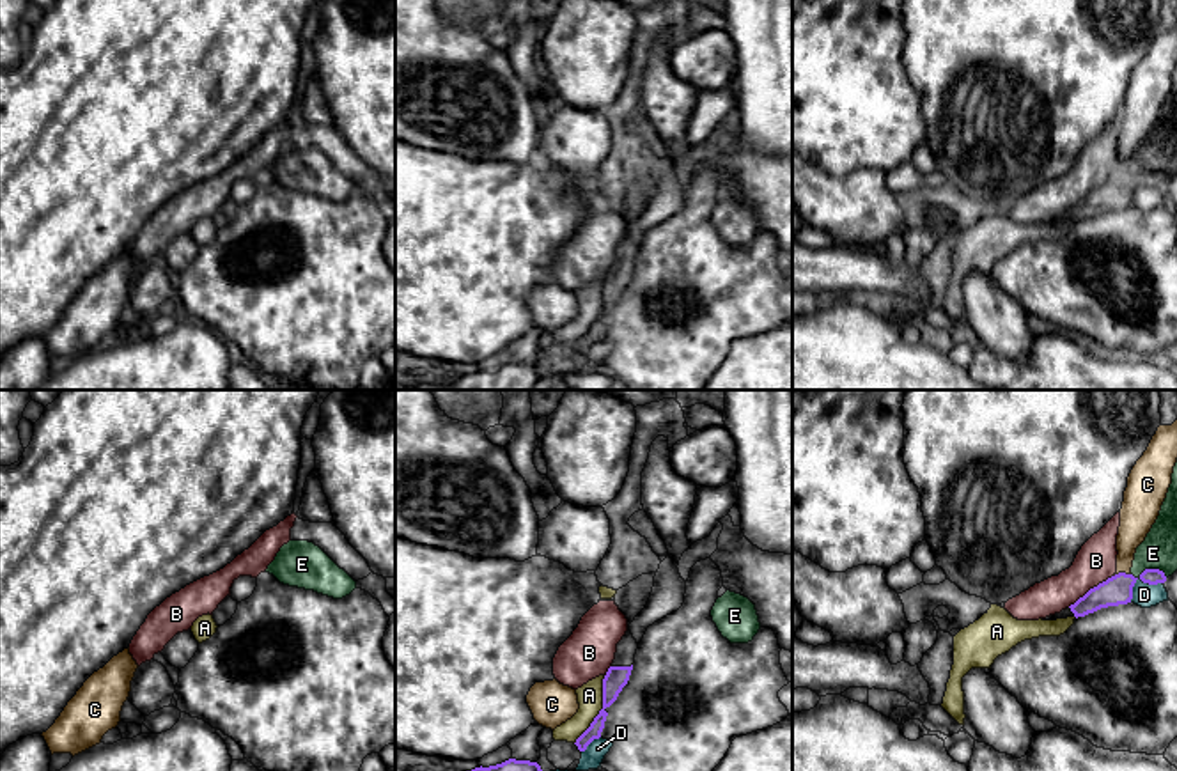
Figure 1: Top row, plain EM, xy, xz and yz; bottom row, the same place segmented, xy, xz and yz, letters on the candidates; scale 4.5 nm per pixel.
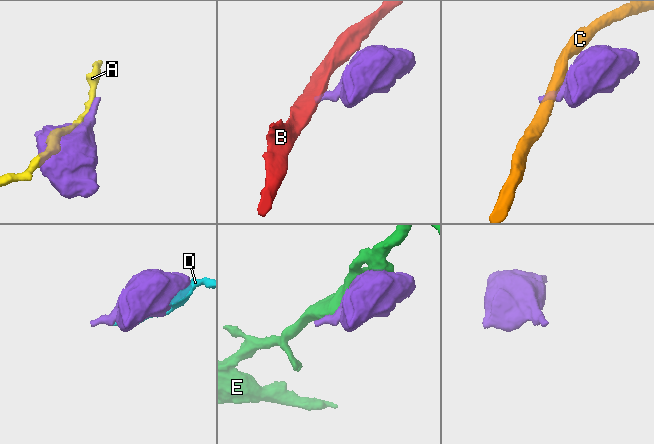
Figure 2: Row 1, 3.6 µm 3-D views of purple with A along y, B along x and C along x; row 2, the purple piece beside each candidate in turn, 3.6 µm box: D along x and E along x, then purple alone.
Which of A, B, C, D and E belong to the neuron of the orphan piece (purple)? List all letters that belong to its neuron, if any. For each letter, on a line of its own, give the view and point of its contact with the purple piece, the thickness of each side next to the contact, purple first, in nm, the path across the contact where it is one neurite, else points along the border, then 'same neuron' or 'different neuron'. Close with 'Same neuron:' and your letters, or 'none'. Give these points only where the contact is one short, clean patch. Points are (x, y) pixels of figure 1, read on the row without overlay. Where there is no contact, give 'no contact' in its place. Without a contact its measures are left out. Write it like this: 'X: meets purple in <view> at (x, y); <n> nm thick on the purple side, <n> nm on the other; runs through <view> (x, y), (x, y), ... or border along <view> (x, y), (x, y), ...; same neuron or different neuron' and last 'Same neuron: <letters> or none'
A: meets purple in xz at (601, 312); 100 nm thick on the purple side, 110 nm on the other; different neuron
B: meets purple in yz at (1091, 192); 130 nm thick on the purple side, 180 nm on the other; border along yz (1115, 178), (1091, 190), (1067, 210); different neuron
C: meets purple in yz at (1122, 176); 130 nm thick on the purple side, 150 nm on the other; different neuron
D: meets purple in yz at (1137, 181); 130 nm thick on the purple side, 110 nm on the other; different neuron
E: meets purple in yz at (1149, 172); 80 nm thick on the purple side, 160 nm on the other; different neuron
Same neuron: none

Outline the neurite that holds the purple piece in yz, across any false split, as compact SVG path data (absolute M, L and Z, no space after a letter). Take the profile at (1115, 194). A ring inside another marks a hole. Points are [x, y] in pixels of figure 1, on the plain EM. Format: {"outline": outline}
{"outline": "M1119 175L1097 190L1090 191L1083 200L1080 200L1074 207L1062 213L1060 216L1049 218L1042 223L1056 223L1067 220L1085 220L1101 211L1127 207L1133 202L1133 190L1138 181L1133 177Z"}

